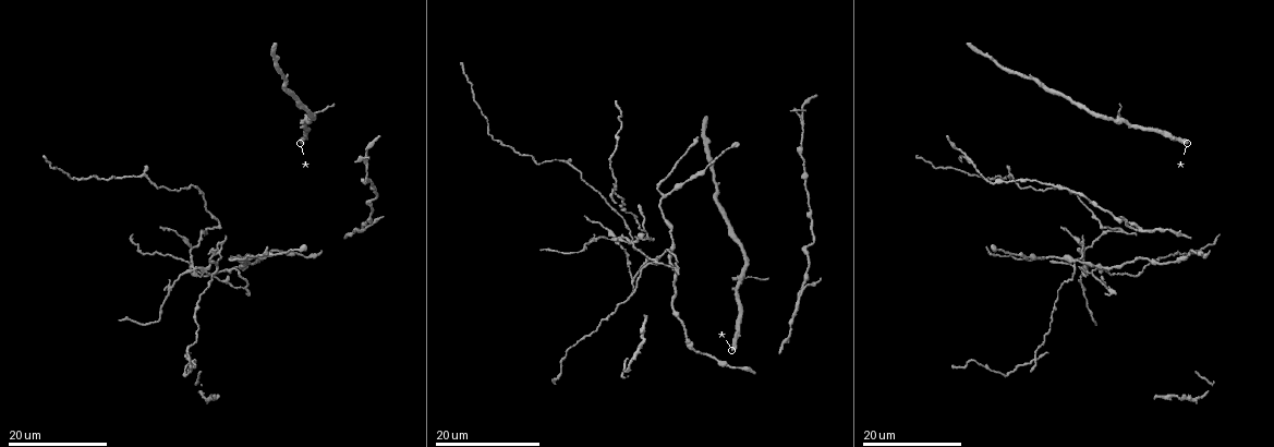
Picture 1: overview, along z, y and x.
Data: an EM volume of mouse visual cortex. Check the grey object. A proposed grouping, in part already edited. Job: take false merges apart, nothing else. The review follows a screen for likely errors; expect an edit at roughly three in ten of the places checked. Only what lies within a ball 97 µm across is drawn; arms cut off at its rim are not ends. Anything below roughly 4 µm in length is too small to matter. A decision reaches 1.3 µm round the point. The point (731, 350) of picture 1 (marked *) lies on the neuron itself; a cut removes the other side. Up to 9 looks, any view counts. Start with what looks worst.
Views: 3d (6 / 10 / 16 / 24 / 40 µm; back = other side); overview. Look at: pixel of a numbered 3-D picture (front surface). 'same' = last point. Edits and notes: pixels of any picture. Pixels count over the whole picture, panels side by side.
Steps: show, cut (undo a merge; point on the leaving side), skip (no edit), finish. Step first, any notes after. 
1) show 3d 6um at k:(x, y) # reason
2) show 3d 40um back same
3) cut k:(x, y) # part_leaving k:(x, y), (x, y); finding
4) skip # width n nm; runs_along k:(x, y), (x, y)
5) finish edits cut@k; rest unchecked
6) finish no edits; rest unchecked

show 3d 24um at 1:(222, 271) # side arm on a straight run

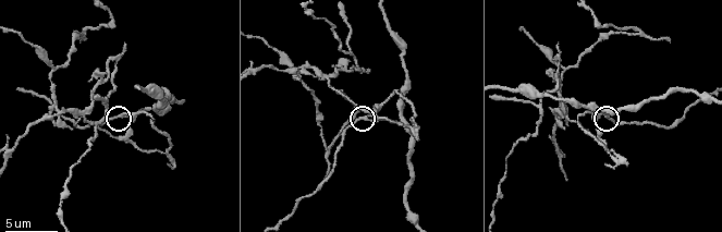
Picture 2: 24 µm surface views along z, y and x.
show 3d 6um at 2:(123, 114)

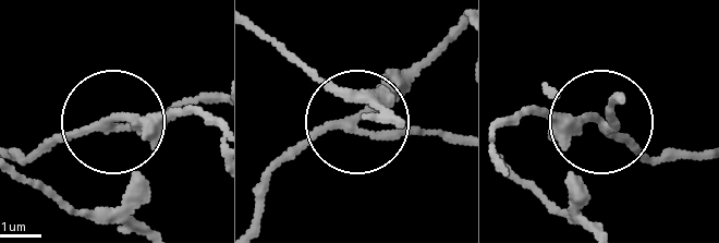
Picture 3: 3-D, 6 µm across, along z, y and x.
cut 3:(154, 119) # part_leaving 3:(97, 121), (208, 118); a second neuron is stuck on

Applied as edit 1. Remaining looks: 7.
show 3d 16um at 1:(1119, 120) # arms part here

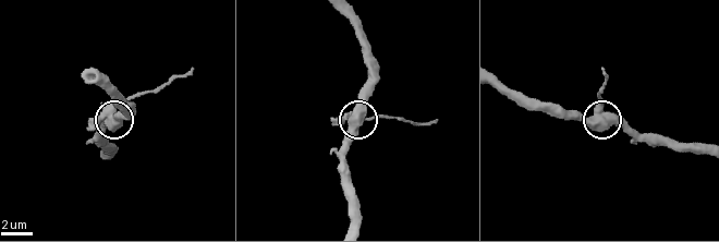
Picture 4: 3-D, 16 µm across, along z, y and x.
show 3d 10um at 4:(593, 115)

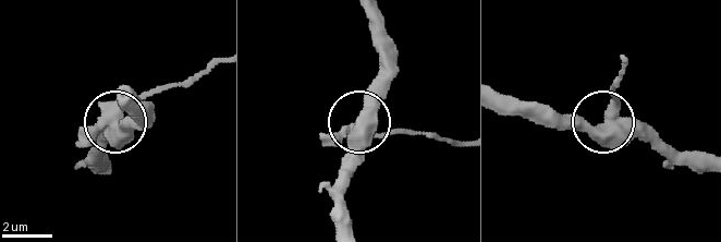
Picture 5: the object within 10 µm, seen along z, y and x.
cut 5:(85, 143) # side_arm 6 um; part_leaving 5:(609, 117), (622, 62); a second neuron is stuck on

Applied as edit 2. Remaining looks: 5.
show 3d 16um at 1:(666, 194) # three arms meet

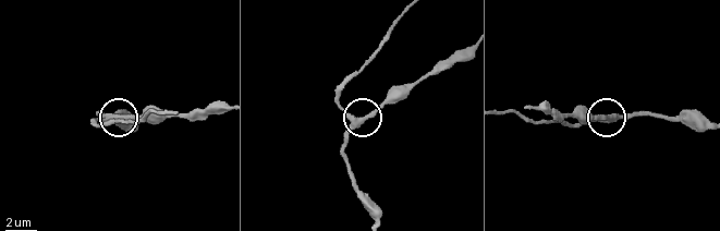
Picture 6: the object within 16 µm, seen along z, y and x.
show 3d 6um at 6:(608, 118)

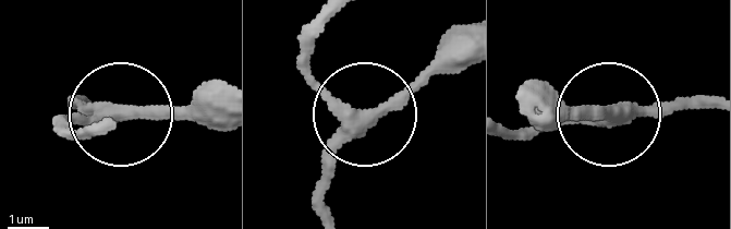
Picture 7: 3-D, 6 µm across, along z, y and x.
skip # side_arm 16 um; runs_along 7:(327, 216), (320, 164), (355, 115), (320, 81), (303, 43); continuous, no second neuron

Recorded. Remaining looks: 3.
show 3d 24um at 1:(811, 233) # thin neck

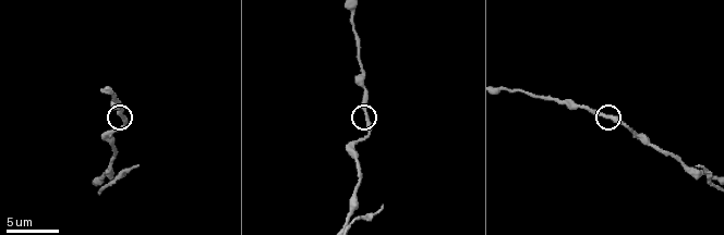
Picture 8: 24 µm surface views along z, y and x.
show 3d 6um at 8:(602, 117)

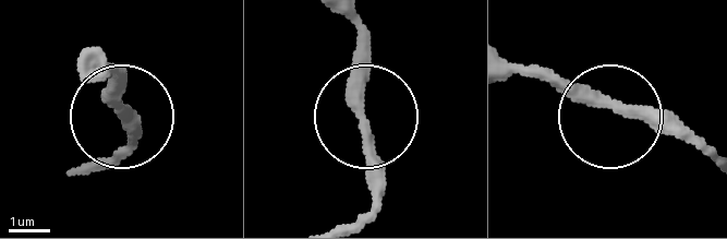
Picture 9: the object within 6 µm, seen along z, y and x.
skip # all the same neuron

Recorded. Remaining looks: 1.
finish edits cut@3, cut@5; rest unchecked

